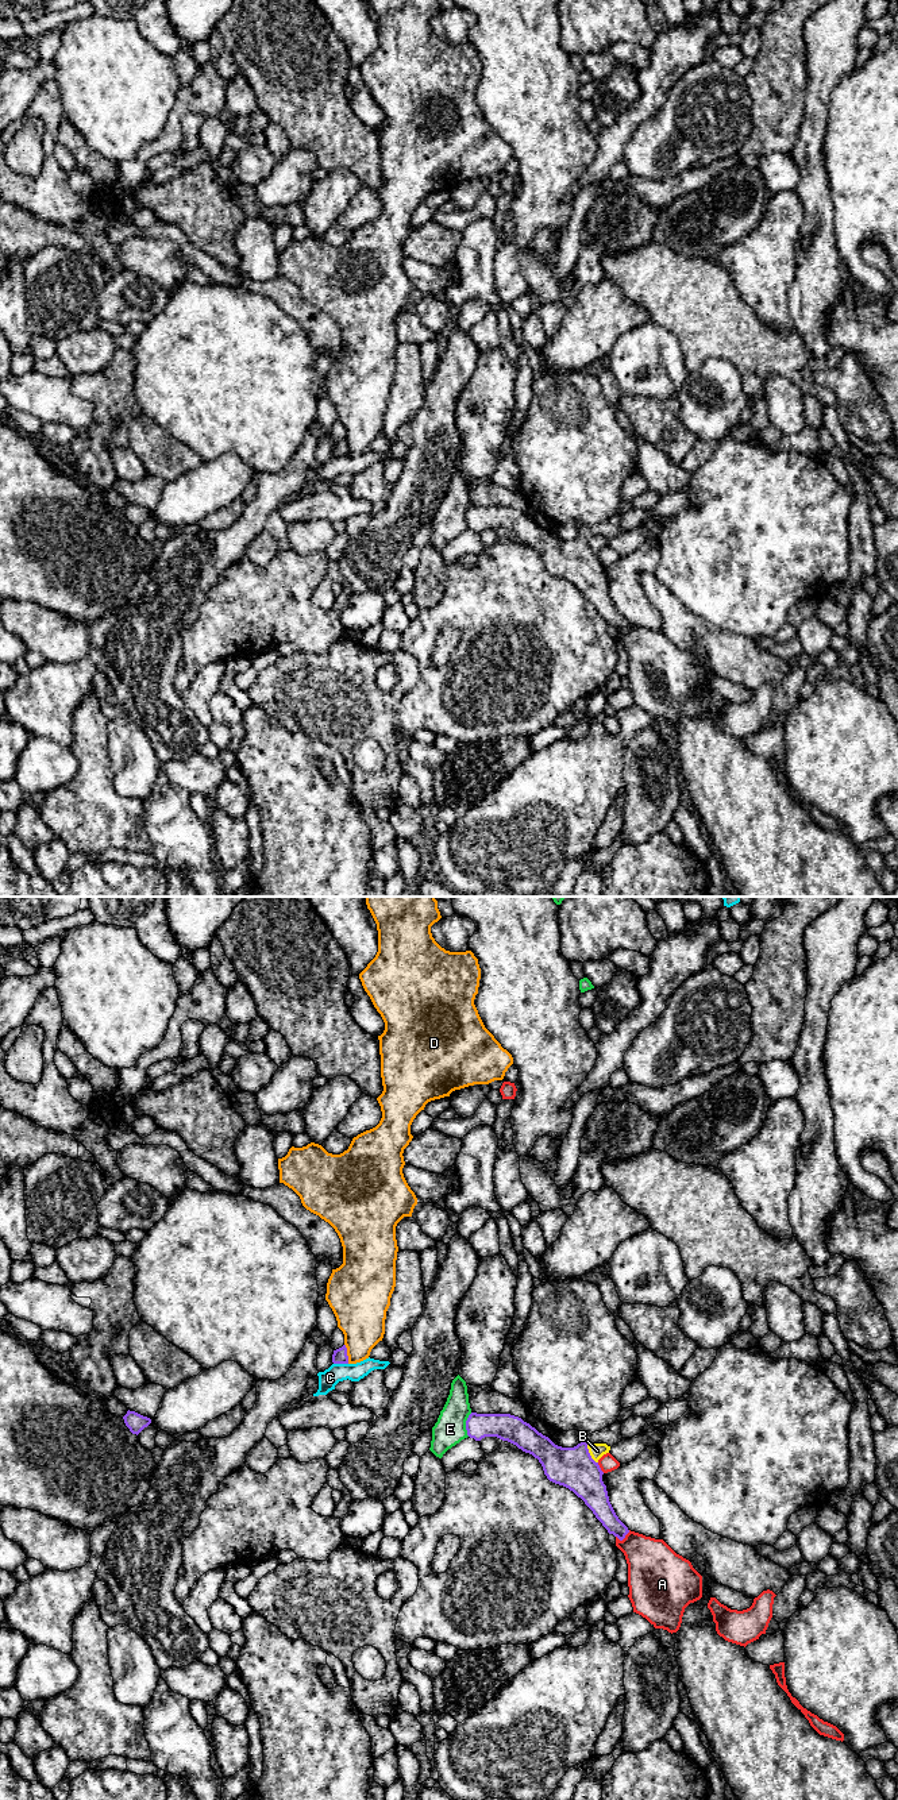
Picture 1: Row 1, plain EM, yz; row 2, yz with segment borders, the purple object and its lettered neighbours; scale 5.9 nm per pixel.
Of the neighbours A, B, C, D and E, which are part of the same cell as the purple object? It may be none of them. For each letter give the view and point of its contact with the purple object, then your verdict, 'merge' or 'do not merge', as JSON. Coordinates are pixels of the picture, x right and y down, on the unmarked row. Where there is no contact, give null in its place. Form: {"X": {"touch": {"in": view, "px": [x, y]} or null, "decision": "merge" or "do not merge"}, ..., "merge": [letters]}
{"A": {"touch": {"in": "yz", "px": [623, 631]}, "decision": "do not merge"}, "B": {"touch": {"in": "yz", "px": [589, 547]}, "decision": "do not merge"}, "C": {"touch": {"in": "yz", "px": [340, 455]}, "decision": "do not merge"}, "D": {"touch": {"in": "yz", "px": [346, 446]}, "decision": "do not merge"}, "E": {"touch": {"in": "yz", "px": [466, 517]}, "decision": "do not merge"}, "merge": []}

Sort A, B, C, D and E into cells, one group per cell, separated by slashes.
A / B / C / D / E

